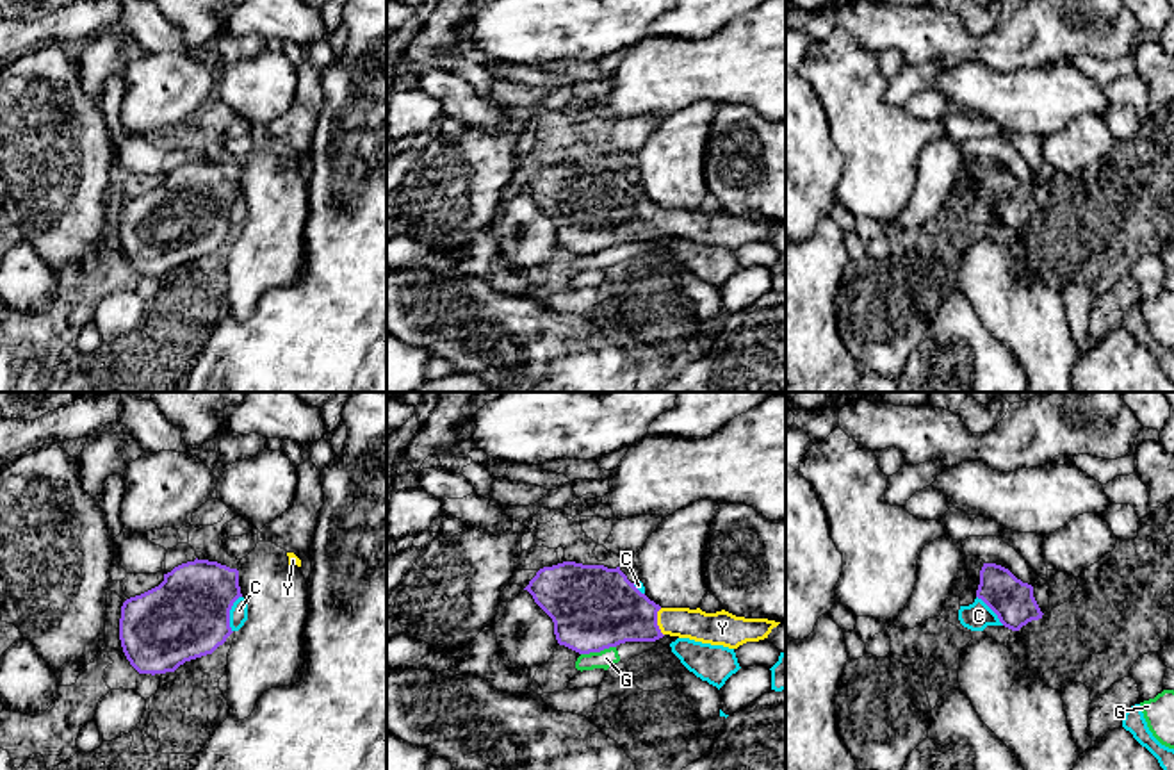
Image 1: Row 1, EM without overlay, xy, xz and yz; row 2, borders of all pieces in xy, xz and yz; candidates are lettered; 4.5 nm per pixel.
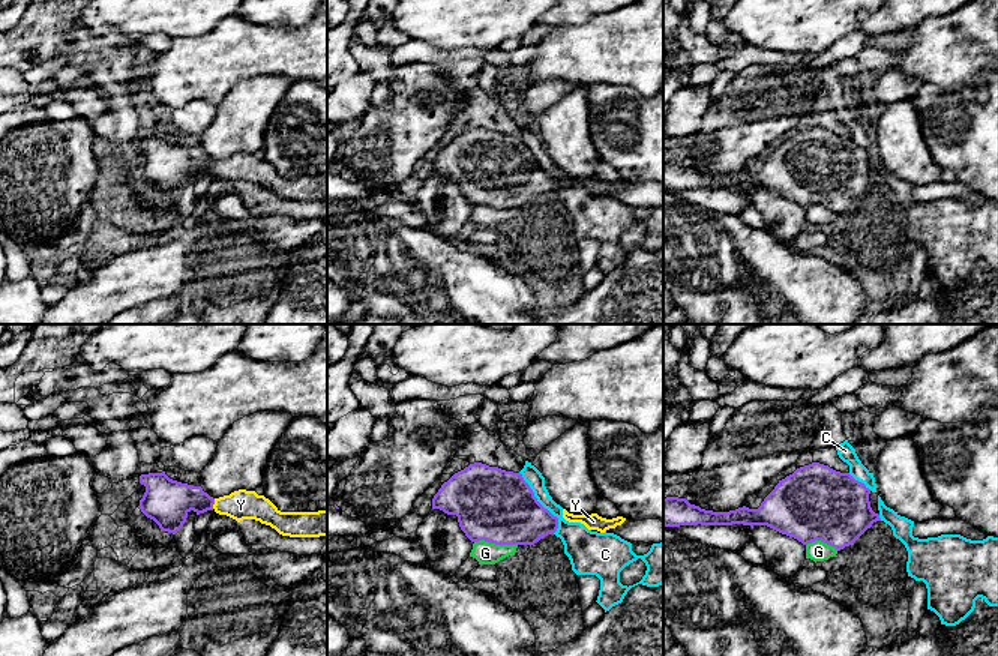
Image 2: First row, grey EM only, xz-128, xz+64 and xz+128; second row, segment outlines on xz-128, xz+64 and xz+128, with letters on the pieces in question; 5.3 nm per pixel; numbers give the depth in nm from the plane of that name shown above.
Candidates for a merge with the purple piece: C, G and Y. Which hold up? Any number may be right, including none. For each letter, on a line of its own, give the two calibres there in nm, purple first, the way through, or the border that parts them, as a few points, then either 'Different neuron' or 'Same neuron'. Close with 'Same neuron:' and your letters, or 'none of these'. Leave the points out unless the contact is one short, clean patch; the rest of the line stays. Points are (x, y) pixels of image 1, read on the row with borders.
C: Thickness 380 nm (purple) against 80 nm. Boundary: xy (241, 596), (230, 610), (232, 631). Different neuron
G: Thickness 380 nm (purple) against 90 nm. Different neuron
Y: Thickness 360 nm (purple) against 140 nm. Path across: xz (603, 608), (656, 622), (690, 622), (709, 628). Same neuron
Same neuron: Y

